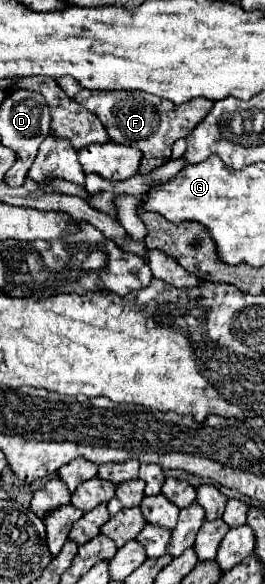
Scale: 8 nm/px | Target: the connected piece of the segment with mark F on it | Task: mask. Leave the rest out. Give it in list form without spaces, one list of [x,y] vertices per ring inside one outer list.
[[[93,91],[97,95],[121,95],[121,99],[115,97],[97,97],[95,107],[91,111],[95,111],[97,117],[101,117],[101,123],[105,125],[109,139],[113,143],[121,143],[121,145],[131,145],[137,147],[143,157],[141,157],[141,165],[139,165],[139,175],[151,173],[153,169],[165,165],[171,159],[171,147],[177,139],[187,137],[195,125],[209,113],[209,109],[213,107],[213,103],[209,99],[193,99],[189,103],[183,105],[175,105],[167,99],[159,99],[159,97],[151,97],[147,93],[139,93],[139,91]]]

